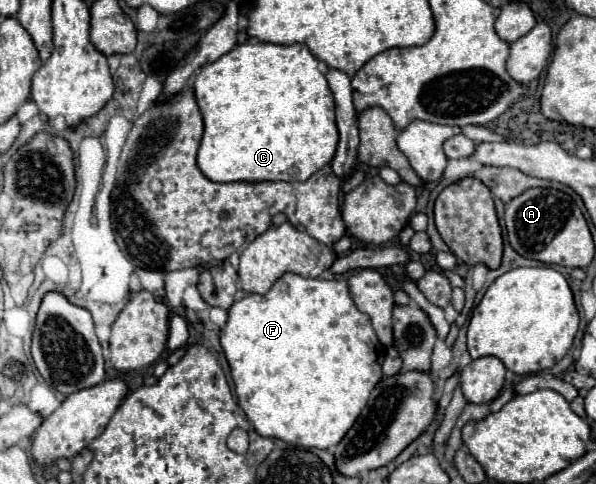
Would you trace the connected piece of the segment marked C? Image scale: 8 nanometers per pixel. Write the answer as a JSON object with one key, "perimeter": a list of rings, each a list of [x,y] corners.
{"perimeter":[[[247,41],[198,71],[193,91],[204,123],[197,165],[211,181],[307,181],[335,155],[339,133],[335,127],[333,93],[307,45]]]}

